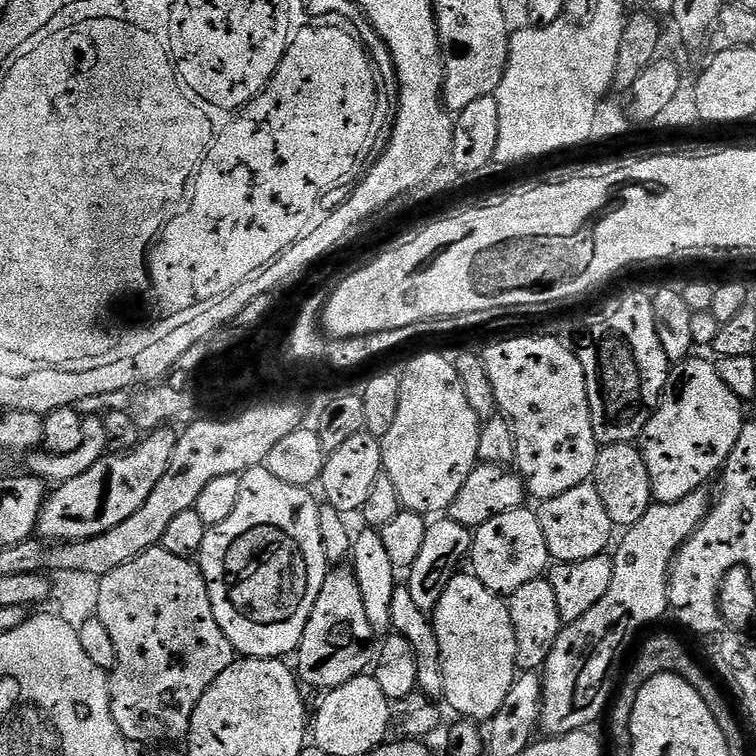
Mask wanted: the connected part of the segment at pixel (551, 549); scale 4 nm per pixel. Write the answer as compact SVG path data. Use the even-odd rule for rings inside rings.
M591 482L574 486L574 490L558 494L558 498L543 501L539 505L538 515L542 534L546 534L548 555L561 564L605 555L613 543L614 525L610 522L610 514L606 514L606 506L602 506L602 498L598 498L598 490Z

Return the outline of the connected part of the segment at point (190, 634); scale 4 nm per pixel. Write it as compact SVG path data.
M157 546L138 554L138 558L118 566L118 570L110 570L110 574L99 577L99 582L100 589L95 615L102 622L102 626L106 626L110 639L114 642L116 665L110 669L108 689L114 722L118 722L118 730L122 730L125 740L129 742L137 740L140 744L172 744L175 740L183 741L188 735L192 715L202 694L206 694L210 682L214 682L214 678L218 678L218 674L222 674L222 670L226 670L226 666L230 666L234 659L232 643L226 638L226 634L222 634L222 626L218 626L214 618L214 610L210 606L210 594L206 590L204 575L200 573L199 567L192 560L178 558L178 554L170 554L165 548Z

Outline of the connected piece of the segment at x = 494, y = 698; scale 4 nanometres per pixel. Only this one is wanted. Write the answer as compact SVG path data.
M457 574L450 586L446 586L446 594L438 598L438 606L430 614L434 634L438 638L438 650L442 658L442 682L446 686L443 703L449 704L457 717L465 721L487 722L498 714L506 694L510 694L510 686L514 686L518 675L518 642L514 638L514 622L510 622L510 610L505 597L482 586L477 576Z

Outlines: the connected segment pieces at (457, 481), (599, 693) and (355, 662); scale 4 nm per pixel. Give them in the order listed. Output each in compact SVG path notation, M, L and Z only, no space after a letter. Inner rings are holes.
M424 352L402 368L398 414L389 432L380 440L380 449L384 463L383 475L394 482L400 503L407 511L419 512L425 518L447 513L454 498L458 498L458 490L462 490L462 482L470 478L478 463L481 423L474 410L470 410L470 402L466 402L466 390L462 390L462 382L451 359L447 360L436 352Z
M707 487L700 488L697 492L686 494L678 502L669 504L652 503L638 518L638 522L632 528L623 533L624 536L614 548L612 565L614 566L614 578L610 578L610 586L606 594L578 622L564 624L560 629L558 638L554 642L554 650L550 650L550 658L542 669L544 682L544 697L540 707L540 728L545 737L565 736L571 732L579 732L587 729L600 715L605 715L610 701L614 696L614 684L608 681L608 675L624 648L624 643L631 636L636 636L647 624L660 620L670 612L670 577L674 572L674 561L680 552L680 547L700 529L700 523L708 517L710 511L710 496L708 500Z
M336 566L329 571L326 582L322 582L322 590L318 590L318 602L314 602L314 610L310 610L310 622L306 622L306 630L302 634L302 642L294 653L294 671L301 683L319 690L337 688L350 678L365 675L369 671L370 661L374 656L374 633L370 621L366 618L366 606L362 606L362 590L358 590L358 578L351 567Z

